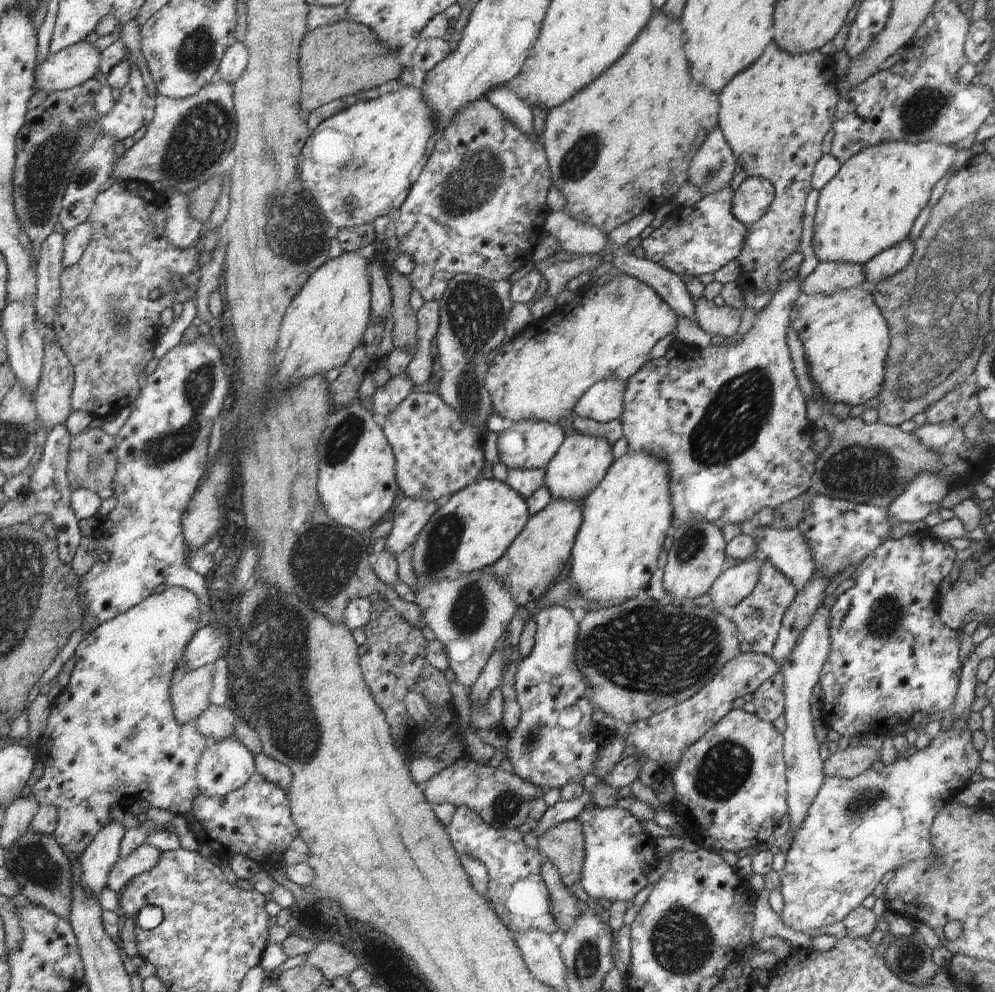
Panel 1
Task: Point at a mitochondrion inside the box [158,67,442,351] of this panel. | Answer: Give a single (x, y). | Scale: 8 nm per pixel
(292, 227)

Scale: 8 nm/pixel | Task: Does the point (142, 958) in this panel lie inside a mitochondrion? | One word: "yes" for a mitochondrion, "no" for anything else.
no

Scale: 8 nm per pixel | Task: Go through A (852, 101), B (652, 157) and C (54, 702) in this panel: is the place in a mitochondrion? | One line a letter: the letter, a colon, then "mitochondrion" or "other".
A: other
B: other
C: other

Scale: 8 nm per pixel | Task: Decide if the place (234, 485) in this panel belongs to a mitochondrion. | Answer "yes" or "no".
no

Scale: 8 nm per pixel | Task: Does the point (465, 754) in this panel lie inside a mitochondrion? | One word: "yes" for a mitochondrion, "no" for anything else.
no

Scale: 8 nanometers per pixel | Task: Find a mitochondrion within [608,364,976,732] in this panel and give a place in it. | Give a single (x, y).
(868, 470)

